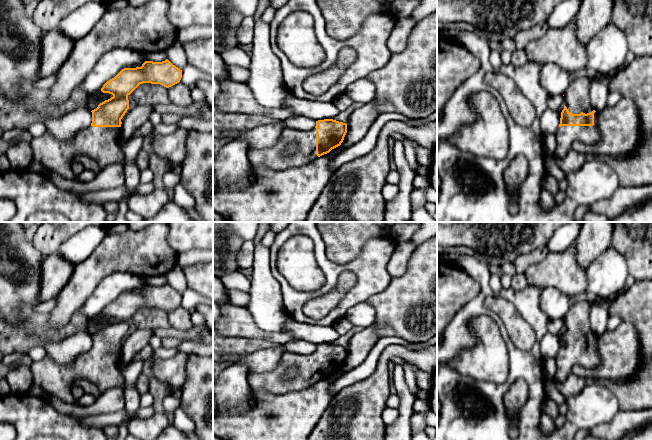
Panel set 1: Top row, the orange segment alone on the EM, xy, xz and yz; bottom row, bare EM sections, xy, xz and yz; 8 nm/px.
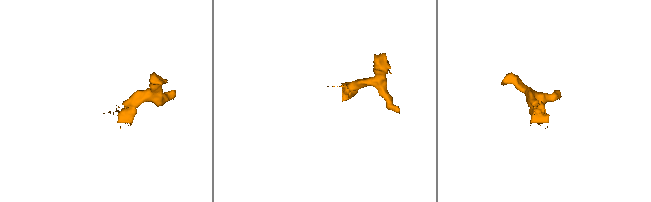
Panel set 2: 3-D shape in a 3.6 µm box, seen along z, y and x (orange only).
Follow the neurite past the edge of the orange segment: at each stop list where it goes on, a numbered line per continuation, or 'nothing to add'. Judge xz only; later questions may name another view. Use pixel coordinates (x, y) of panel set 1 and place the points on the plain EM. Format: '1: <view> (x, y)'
1: xz (273, 382)

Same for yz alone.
1: yz (565, 360)

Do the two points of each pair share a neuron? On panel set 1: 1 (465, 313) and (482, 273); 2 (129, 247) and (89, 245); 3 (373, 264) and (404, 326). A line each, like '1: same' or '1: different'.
1: same
2: different
3: different

